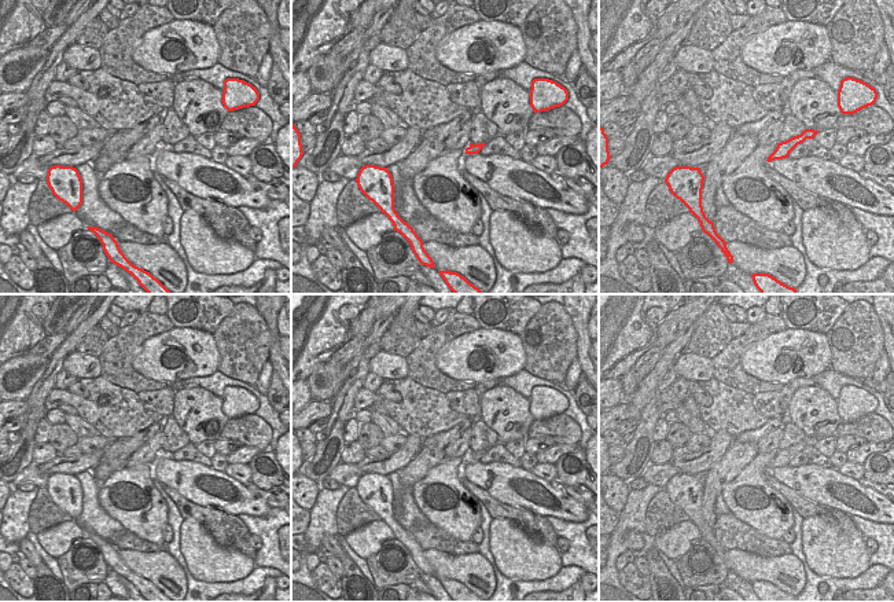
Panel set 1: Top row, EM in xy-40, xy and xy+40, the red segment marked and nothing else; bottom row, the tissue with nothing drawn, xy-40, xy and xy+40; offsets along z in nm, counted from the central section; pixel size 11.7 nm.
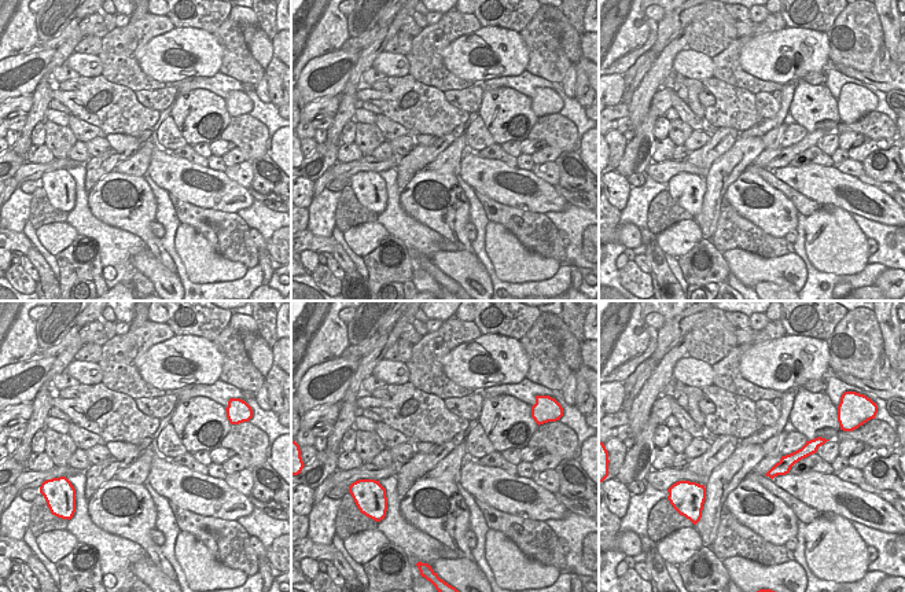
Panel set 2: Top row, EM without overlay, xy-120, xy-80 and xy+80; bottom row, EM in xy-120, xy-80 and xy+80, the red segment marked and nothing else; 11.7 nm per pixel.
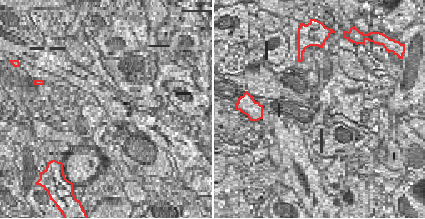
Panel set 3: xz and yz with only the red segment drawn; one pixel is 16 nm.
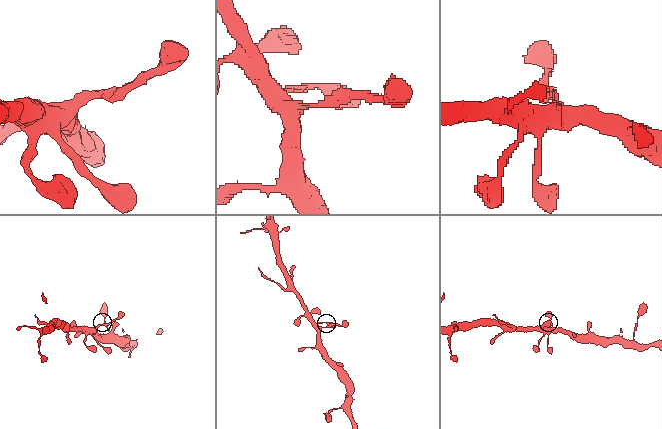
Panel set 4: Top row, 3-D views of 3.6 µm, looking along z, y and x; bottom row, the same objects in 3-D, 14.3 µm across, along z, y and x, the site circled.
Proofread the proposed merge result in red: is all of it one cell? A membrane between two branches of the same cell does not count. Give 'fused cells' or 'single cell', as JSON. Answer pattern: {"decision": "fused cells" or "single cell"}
{"decision": "single cell"}

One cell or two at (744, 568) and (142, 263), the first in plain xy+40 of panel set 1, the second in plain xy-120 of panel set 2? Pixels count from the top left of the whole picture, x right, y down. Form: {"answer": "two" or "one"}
{"answer": "one"}

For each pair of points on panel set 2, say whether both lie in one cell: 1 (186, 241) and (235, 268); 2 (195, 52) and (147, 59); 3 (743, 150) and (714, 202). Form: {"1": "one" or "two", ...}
{"1": "one", "2": "one", "3": "one"}

